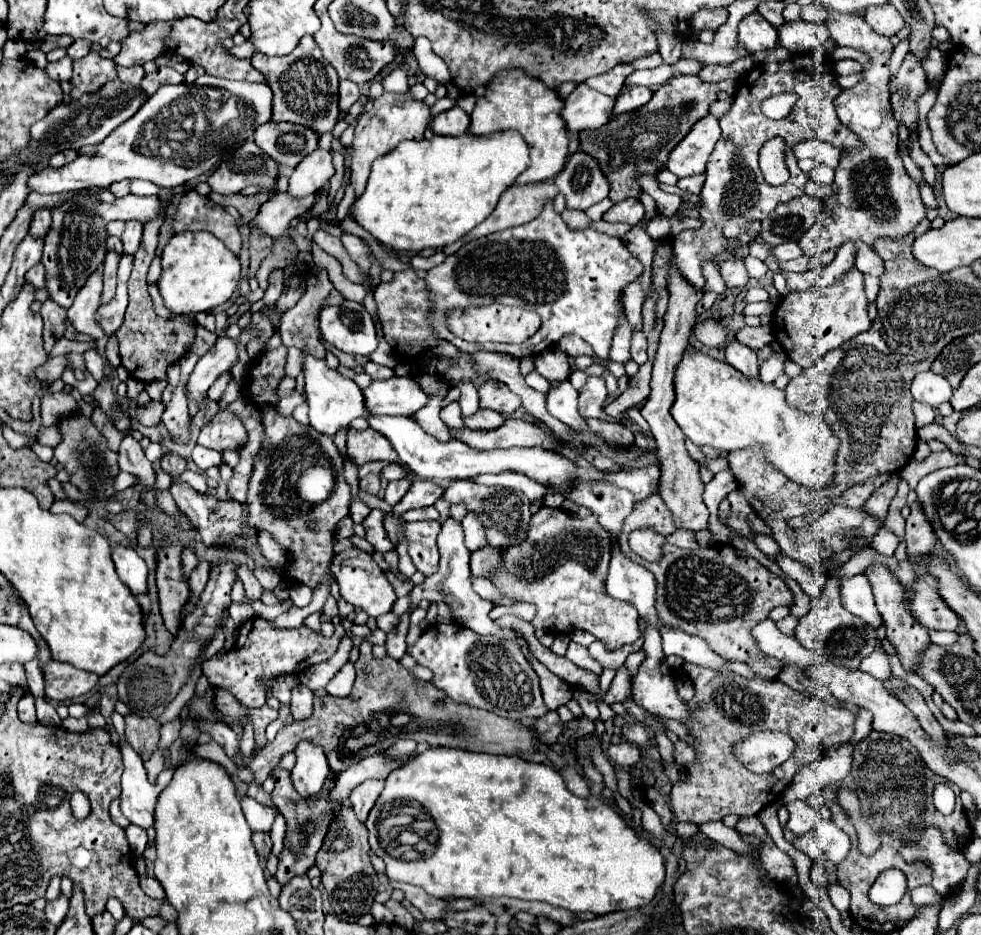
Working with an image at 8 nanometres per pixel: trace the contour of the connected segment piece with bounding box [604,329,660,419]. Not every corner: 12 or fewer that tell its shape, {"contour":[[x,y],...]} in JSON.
{"contour":[[660,329],[648,337],[648,360],[629,378],[626,391],[604,408],[622,419],[632,404],[650,395]]}

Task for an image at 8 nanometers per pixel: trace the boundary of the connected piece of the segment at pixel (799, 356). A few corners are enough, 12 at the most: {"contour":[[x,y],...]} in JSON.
{"contour":[[862,273],[790,293],[776,339],[800,367],[870,329]]}

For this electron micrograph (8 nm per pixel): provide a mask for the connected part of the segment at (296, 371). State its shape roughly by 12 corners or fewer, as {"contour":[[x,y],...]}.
{"contour":[[288,347],[286,377],[300,375],[300,349]]}

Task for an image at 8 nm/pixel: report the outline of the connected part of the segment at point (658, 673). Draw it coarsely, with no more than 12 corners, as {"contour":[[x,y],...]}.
{"contour":[[644,631],[634,703],[664,719],[690,719],[660,633]]}

